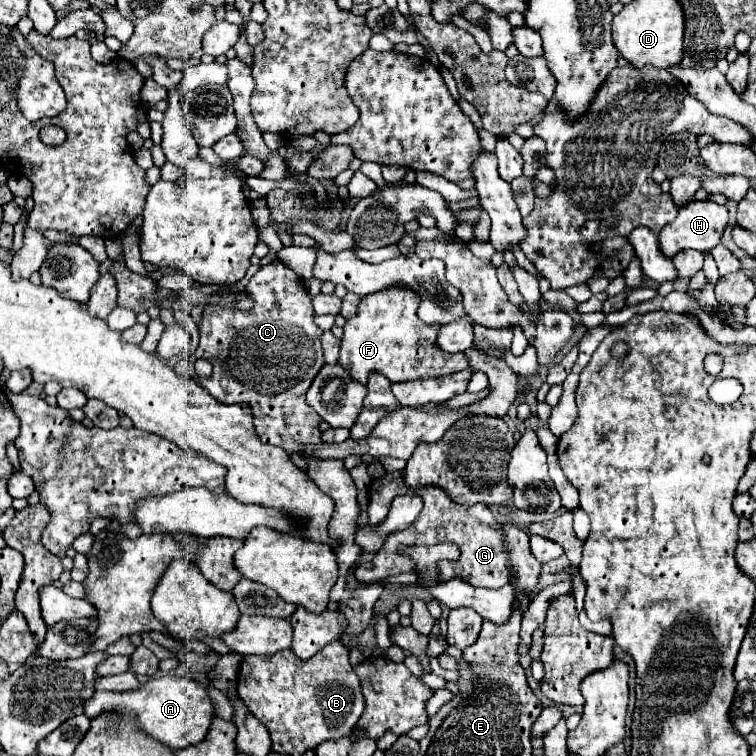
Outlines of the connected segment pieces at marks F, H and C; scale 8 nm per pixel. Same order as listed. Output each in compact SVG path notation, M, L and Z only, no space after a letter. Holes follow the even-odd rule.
M386 289L384 293L372 293L360 301L360 313L344 325L338 359L354 381L366 385L370 373L380 373L392 383L426 377L436 379L468 367L466 355L440 353L440 349L436 349L436 333L440 325L424 325L416 315L418 305L420 297L408 293L408 289Z
M692 201L692 205L686 205L678 211L678 219L668 223L660 231L660 249L666 257L674 257L680 251L696 249L696 251L708 251L716 247L722 239L722 233L728 225L728 207L718 205L714 201Z
M272 261L258 269L258 273L248 283L248 293L252 293L256 305L252 313L232 313L230 309L216 309L206 307L202 321L198 325L200 329L200 345L192 353L190 359L180 361L176 365L176 373L194 379L200 383L216 401L220 403L246 403L252 409L254 415L254 429L262 443L270 443L276 447L282 447L284 451L298 453L302 445L314 445L320 441L320 417L316 417L314 409L306 405L306 391L312 385L312 379L322 369L324 355L320 345L322 329L314 325L314 309L312 299L308 297L304 289L304 281L294 275L290 267L286 267L280 261ZM206 359L212 363L214 371L206 379L196 379L194 375L194 361Z

